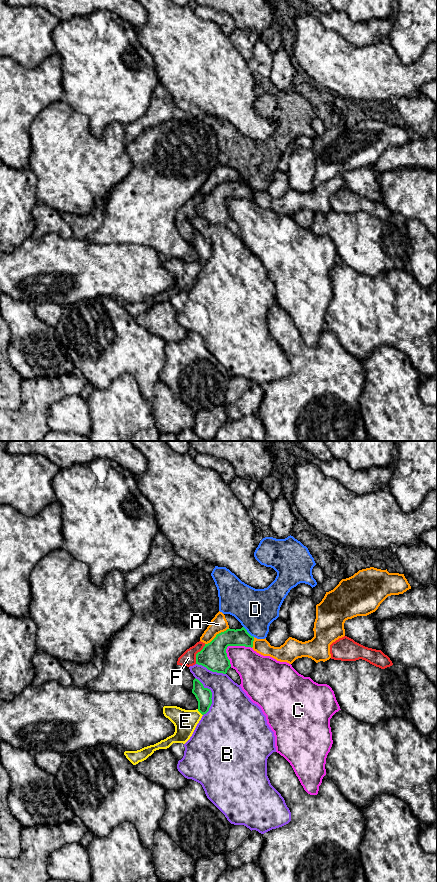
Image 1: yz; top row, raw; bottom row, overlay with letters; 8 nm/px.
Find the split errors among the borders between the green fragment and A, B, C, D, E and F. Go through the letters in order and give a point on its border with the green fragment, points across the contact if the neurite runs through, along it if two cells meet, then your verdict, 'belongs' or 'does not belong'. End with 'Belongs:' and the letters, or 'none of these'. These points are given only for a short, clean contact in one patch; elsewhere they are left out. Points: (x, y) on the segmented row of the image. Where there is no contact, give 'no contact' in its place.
A: meets green in yz at (217, 634); does not belong
B: meets green in yz at (211, 695); does not belong
C: meets green in yz at (229, 645); does not belong
D: meets green in yz at (247, 632); border along yz (243, 626), (253, 637); does not belong
E: meets green in yz at (199, 711); runs through yz (203, 695), (203, 707), (199, 711), (185, 721); belongs
F: meets green in yz at (196, 654); does not belong
Belongs: E

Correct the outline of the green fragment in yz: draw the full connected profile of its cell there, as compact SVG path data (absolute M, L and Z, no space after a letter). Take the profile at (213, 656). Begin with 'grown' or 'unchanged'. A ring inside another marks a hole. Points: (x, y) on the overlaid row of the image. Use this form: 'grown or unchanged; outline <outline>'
unchanged; outline M227 629L216 635L216 637L203 649L196 654L196 664L206 667L208 670L226 674L231 667L227 657L226 649L228 646L253 647L254 637L247 630Z

